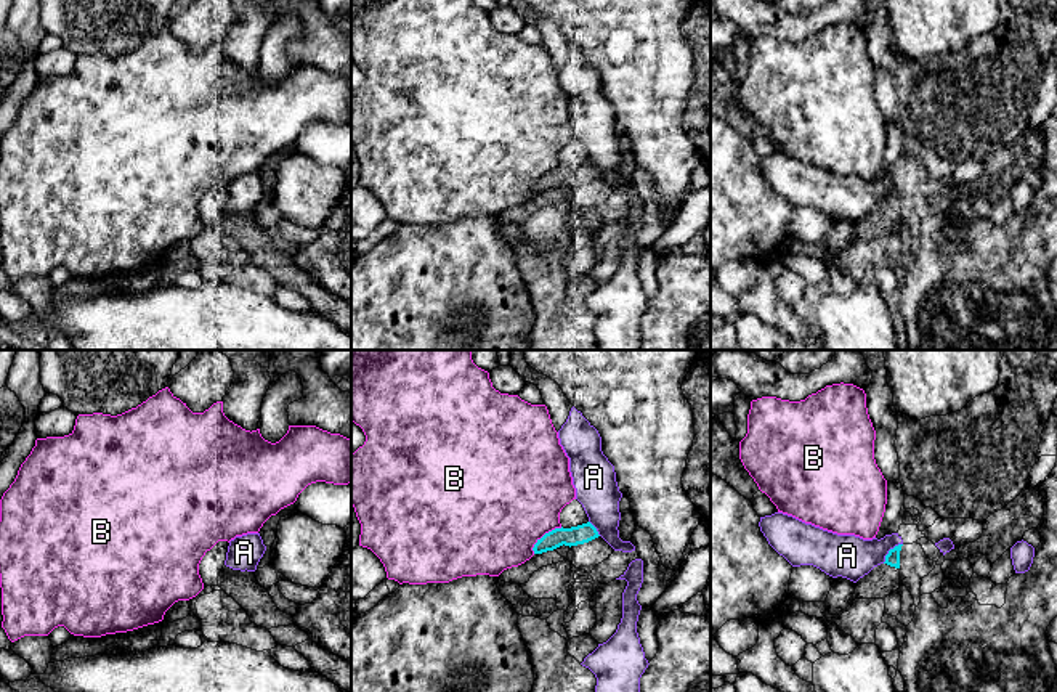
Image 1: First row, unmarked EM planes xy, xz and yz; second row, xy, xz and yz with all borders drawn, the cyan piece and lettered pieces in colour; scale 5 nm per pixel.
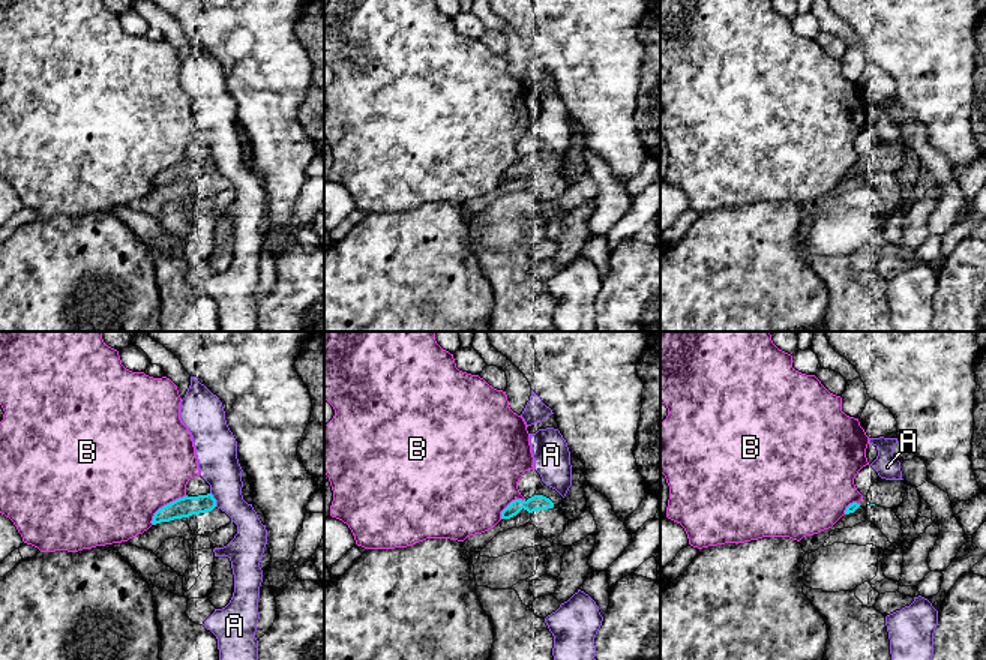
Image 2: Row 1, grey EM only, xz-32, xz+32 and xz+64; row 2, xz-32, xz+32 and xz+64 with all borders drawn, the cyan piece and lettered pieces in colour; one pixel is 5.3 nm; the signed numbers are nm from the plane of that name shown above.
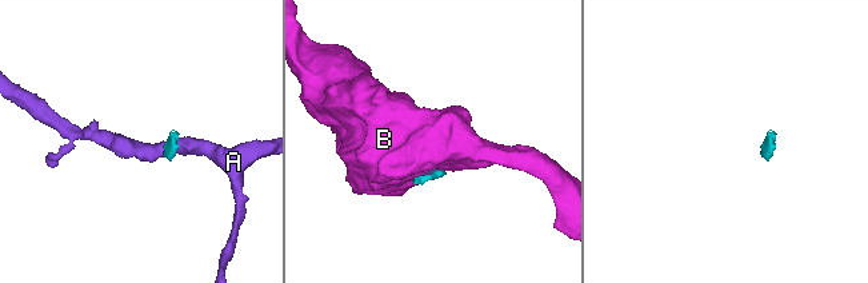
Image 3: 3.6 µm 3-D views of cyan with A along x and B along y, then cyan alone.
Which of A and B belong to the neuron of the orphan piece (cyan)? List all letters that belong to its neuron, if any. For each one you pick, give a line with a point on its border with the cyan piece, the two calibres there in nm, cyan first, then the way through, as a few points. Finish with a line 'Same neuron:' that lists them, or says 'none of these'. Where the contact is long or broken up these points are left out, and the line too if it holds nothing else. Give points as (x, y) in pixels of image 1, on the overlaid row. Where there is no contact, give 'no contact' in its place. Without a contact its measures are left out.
Same neuron: none of these

